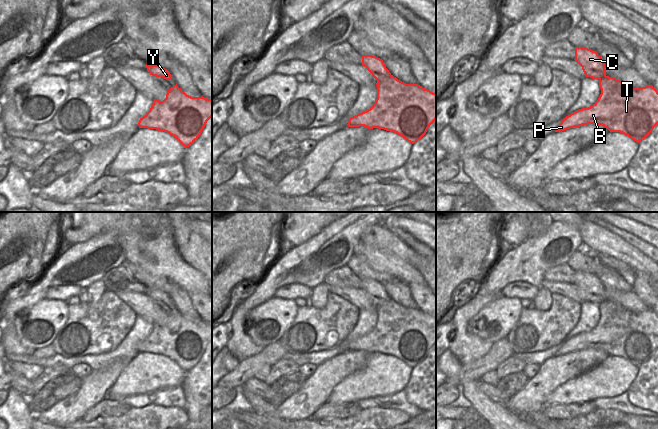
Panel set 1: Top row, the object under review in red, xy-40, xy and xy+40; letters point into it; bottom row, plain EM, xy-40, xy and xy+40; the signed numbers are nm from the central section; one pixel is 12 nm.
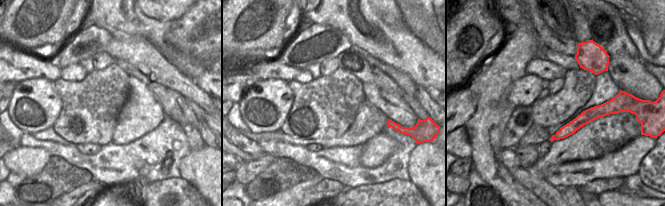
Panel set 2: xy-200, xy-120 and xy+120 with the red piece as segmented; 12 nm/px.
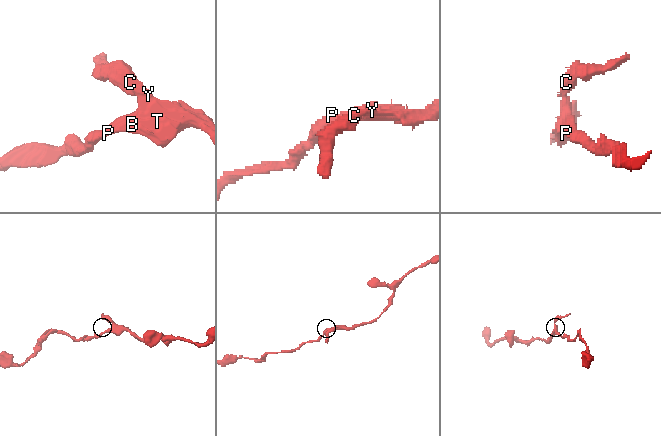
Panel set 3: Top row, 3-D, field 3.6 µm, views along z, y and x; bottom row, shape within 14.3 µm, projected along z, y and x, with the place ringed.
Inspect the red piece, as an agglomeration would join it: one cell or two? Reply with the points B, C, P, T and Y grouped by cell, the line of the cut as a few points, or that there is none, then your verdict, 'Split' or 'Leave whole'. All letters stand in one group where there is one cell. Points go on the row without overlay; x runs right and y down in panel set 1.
Groups: B P T / C Y. Split along xy (390, 297), (377, 304). Split.

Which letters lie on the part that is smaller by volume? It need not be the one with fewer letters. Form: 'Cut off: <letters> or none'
Cut off: C, Y

